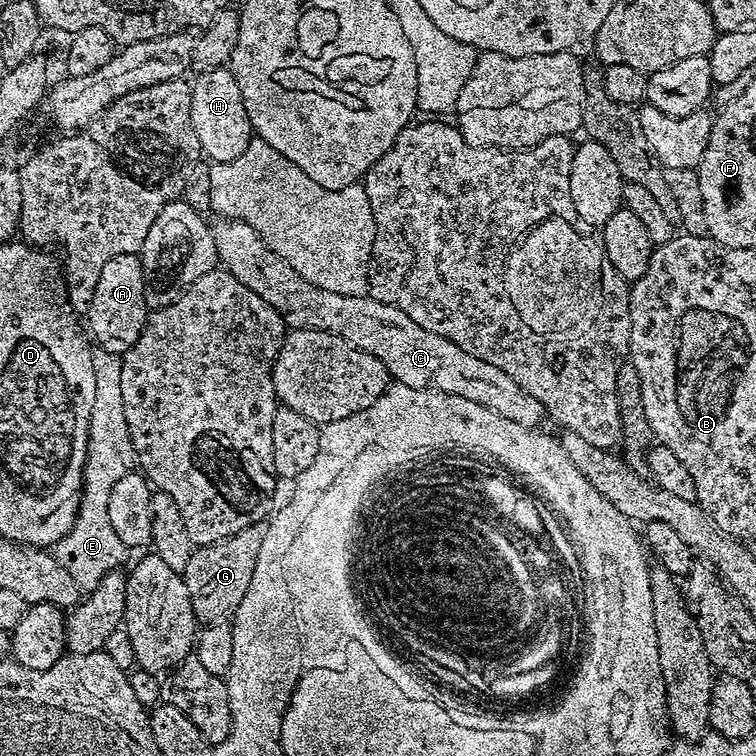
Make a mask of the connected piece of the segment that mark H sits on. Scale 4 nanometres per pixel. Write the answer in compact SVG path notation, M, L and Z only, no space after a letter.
M229 67L209 68L201 71L193 81L192 108L197 137L203 155L213 163L231 164L248 149L254 138L252 119L244 99L244 91Z

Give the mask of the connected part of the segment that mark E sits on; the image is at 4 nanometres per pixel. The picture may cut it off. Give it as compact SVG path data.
M97 347L93 351L92 361L96 375L96 393L94 394L94 410L89 426L88 463L84 466L82 477L84 499L75 524L58 545L59 551L64 551L62 562L76 575L77 581L84 586L95 585L104 579L107 572L121 567L120 559L124 556L126 545L110 523L108 499L118 478L126 475L134 464L132 438L128 429L126 406L122 400L121 357L107 352L104 348Z

